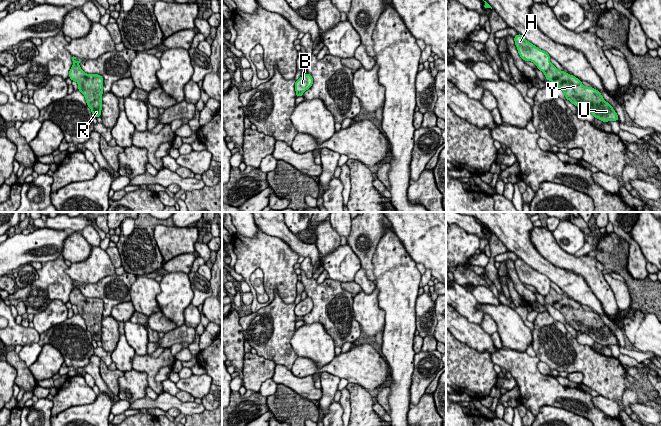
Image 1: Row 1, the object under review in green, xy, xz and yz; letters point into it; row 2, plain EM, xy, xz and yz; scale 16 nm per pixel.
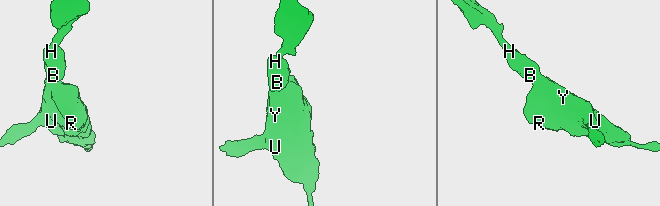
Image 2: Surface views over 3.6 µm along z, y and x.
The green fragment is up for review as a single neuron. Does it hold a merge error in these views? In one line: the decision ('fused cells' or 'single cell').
fused cells

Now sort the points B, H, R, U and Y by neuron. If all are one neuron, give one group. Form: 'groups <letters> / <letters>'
groups B H / R U Y

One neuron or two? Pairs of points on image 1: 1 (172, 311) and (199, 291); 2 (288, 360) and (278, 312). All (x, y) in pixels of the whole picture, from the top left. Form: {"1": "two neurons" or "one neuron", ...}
{"1": "two neurons", "2": "one neuron"}

